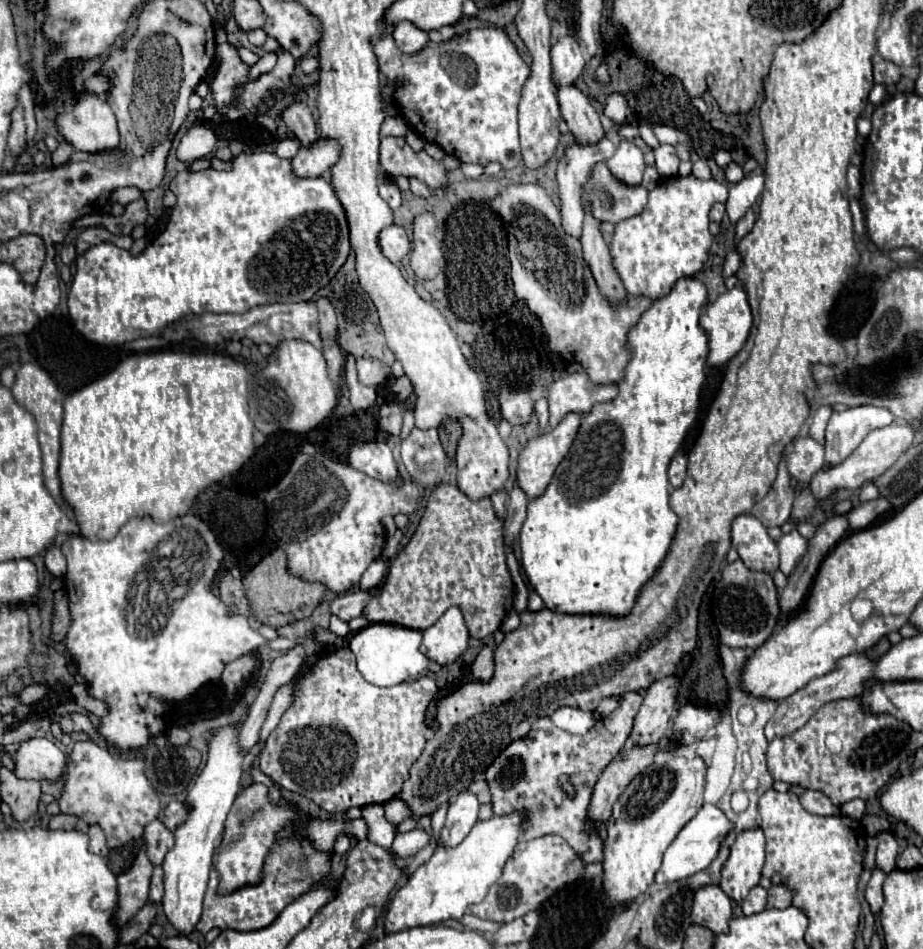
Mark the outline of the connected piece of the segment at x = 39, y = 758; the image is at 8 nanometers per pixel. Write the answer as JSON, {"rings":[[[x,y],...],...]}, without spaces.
{"rings":[[[33,737],[19,745],[13,773],[19,779],[57,779],[65,771],[65,753],[45,737]]]}

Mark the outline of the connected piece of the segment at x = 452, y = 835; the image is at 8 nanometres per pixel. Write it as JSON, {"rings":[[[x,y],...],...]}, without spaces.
{"rings":[[[463,791],[453,799],[453,803],[447,809],[447,821],[441,831],[441,843],[449,843],[449,847],[455,847],[465,839],[465,835],[471,831],[471,827],[477,823],[479,815],[479,799],[471,791]]]}

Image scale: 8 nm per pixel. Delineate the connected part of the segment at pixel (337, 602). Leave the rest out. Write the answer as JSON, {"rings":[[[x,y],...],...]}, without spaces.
{"rings":[[[347,591],[343,595],[337,595],[331,601],[331,613],[341,617],[343,621],[351,621],[353,617],[359,617],[369,603],[373,591]]]}

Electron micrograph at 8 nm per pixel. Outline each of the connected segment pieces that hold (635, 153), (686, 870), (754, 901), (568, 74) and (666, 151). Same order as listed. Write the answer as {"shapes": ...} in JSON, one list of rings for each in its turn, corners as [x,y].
{"shapes":[[[[621,141],[617,145],[617,151],[611,159],[607,159],[609,169],[617,179],[623,183],[641,183],[643,171],[645,171],[645,161],[643,161],[643,151],[631,143],[631,141]]],[[[705,803],[697,815],[677,833],[675,841],[667,847],[663,863],[655,875],[655,883],[671,883],[671,881],[679,881],[685,877],[695,875],[697,871],[703,871],[705,867],[709,867],[709,863],[717,857],[721,839],[731,831],[733,823],[729,823],[729,819],[725,817],[725,813],[721,809],[717,809],[715,805]]],[[[755,885],[749,895],[743,899],[741,903],[741,909],[743,909],[743,915],[753,915],[757,911],[763,911],[765,909],[765,903],[767,903],[767,891],[759,885]]],[[[561,37],[551,49],[553,63],[553,83],[575,83],[585,67],[585,55],[575,37]]],[[[659,145],[653,149],[655,151],[655,161],[657,161],[657,171],[661,177],[675,177],[677,167],[679,167],[679,157],[675,153],[673,145]]]]}

